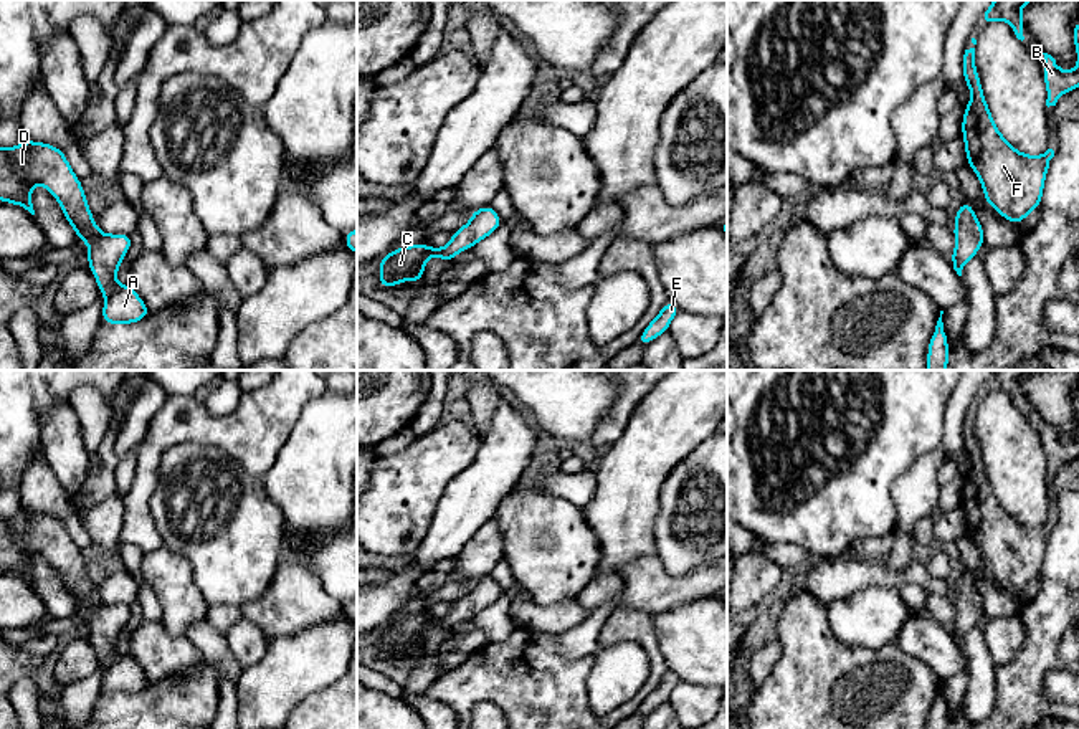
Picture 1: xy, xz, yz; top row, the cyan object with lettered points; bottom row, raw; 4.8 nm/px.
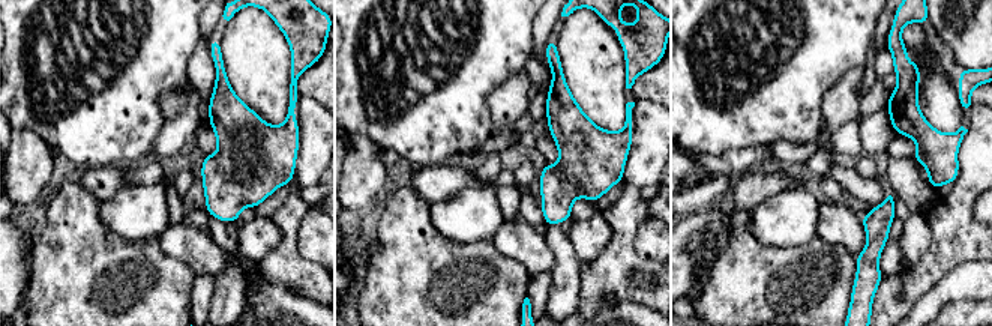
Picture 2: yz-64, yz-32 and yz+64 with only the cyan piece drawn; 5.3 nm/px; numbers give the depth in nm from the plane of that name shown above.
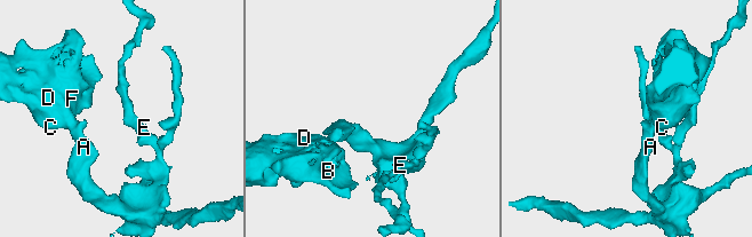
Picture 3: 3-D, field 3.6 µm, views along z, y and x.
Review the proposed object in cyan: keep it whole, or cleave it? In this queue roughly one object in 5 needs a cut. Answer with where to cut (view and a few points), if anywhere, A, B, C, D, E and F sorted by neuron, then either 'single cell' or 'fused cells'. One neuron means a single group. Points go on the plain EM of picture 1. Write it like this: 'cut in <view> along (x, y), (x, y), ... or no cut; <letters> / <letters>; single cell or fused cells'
no cut; A B C D E F; single cell

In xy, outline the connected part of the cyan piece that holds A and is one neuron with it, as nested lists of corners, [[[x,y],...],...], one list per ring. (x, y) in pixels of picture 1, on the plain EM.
[[[23,509],[20,516],[0,516],[0,572],[20,575],[35,585],[31,559],[43,555],[59,574],[66,592],[79,612],[86,612],[88,636],[104,665],[101,691],[135,694],[150,684],[129,653],[117,655],[116,645],[134,607],[102,603],[91,584],[81,550],[73,542],[64,522],[46,512]]]

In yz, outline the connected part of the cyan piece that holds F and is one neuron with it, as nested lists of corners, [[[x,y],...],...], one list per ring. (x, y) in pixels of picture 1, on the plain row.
[[[975,418],[965,420],[962,441],[972,463],[962,488],[967,534],[982,554],[985,572],[1000,587],[1020,595],[1033,580],[1041,579],[1054,521],[1023,524],[996,499],[975,436]]]

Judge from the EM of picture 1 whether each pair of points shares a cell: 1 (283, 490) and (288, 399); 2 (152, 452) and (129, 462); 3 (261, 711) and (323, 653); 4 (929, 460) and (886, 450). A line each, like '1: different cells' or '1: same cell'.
1: different cells
2: different cells
3: same cell
4: different cells

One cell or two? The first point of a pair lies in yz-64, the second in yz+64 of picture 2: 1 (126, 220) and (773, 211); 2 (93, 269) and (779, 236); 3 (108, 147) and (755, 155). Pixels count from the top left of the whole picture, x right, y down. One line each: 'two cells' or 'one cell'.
1: one cell
2: two cells
3: two cells

